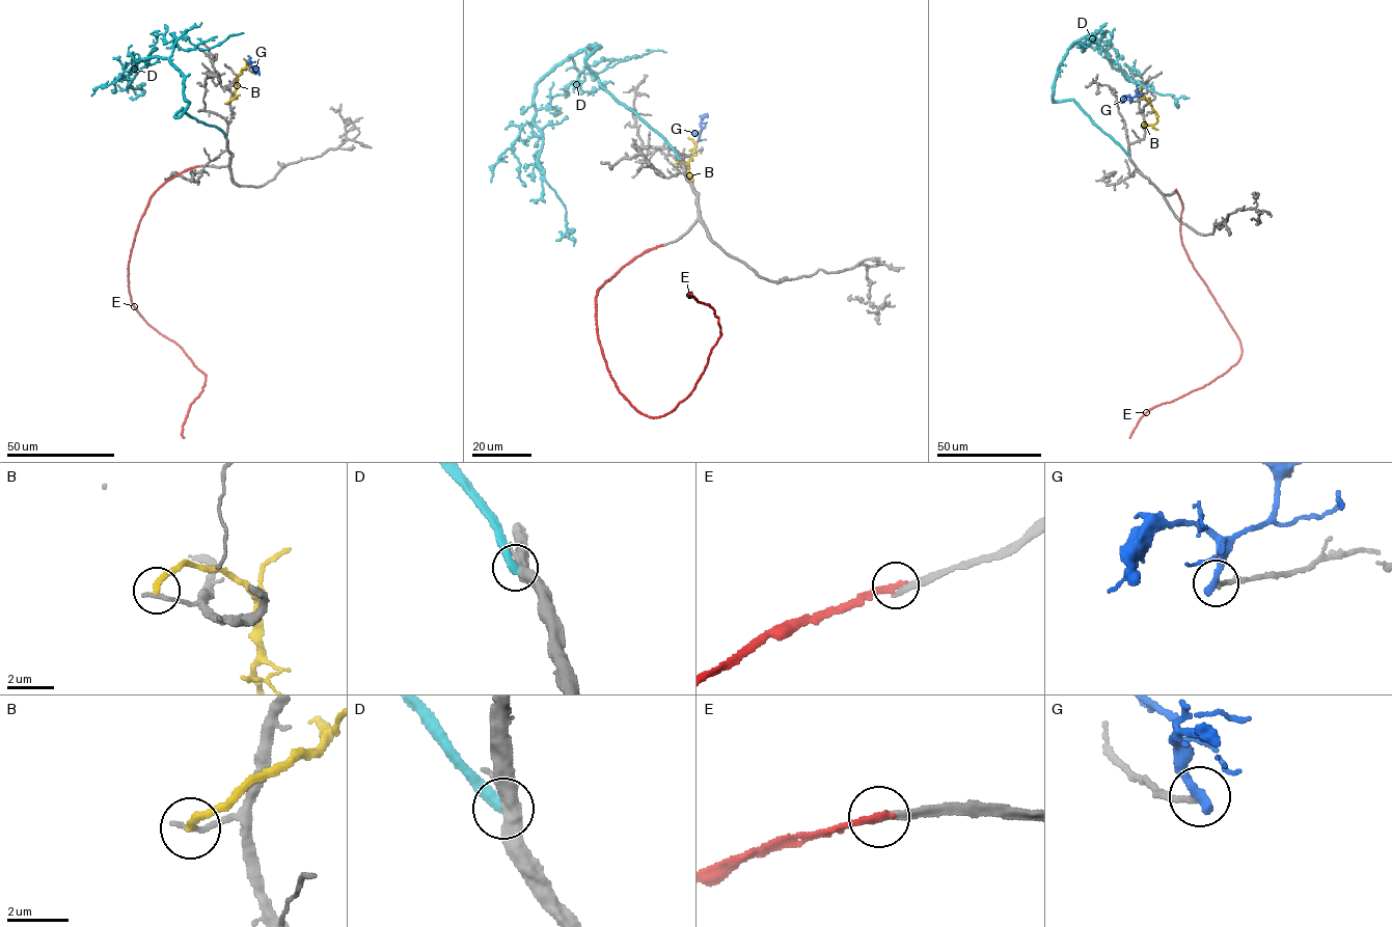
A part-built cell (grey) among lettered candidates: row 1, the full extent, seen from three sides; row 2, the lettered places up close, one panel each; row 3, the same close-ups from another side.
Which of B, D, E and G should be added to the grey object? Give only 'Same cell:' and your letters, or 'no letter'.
Same cell: no letter

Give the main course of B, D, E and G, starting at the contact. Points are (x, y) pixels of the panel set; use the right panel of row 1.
B: (1142, 128), (1157, 120), (1156, 113), (1140, 87)
D: (1128, 156), (1072, 100), (1054, 102), (1057, 67), (1070, 47), (1101, 48), (1136, 83), (1178, 105)
E: (1175, 190), (1189, 260), (1242, 353), (1208, 384), (1146, 412), (1129, 438)
G: (1130, 102), (1137, 85)

